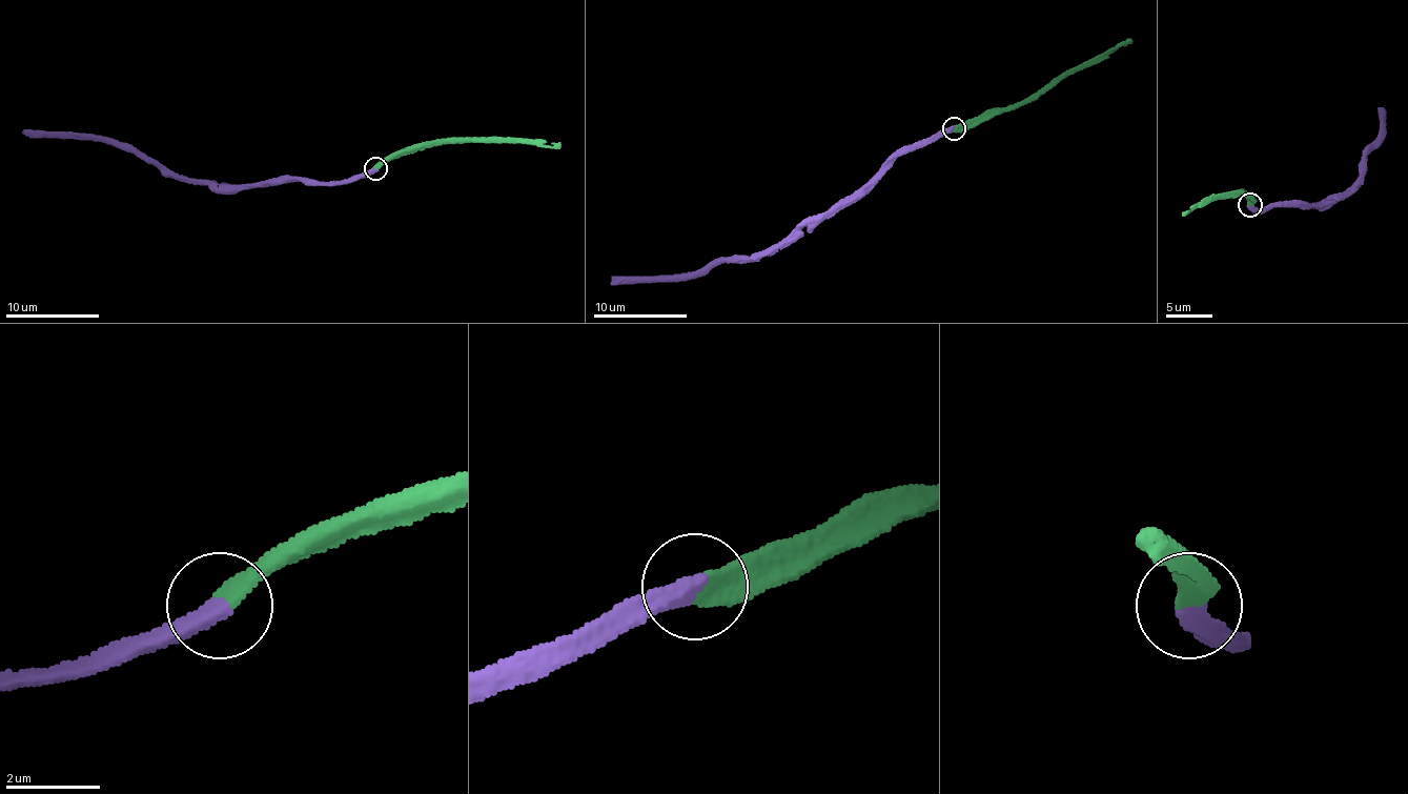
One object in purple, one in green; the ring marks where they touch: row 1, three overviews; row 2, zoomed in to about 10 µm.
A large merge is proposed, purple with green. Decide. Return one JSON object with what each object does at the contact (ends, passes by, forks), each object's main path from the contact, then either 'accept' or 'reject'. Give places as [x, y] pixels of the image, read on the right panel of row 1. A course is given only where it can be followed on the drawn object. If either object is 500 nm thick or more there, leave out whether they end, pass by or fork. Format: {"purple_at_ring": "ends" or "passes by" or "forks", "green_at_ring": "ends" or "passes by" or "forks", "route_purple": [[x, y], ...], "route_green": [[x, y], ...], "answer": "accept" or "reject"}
{"purple_at_ring": "ends", "green_at_ring": "ends", "route_purple": [[1250, 205], [1262, 211], [1263, 208], [1287, 201], [1319, 203], [1350, 188], [1379, 135], [1379, 113], [1386, 110]], "route_green": [[1250, 205], [1251, 199], [1240, 194], [1213, 199], [1182, 216]], "answer": "accept"}

